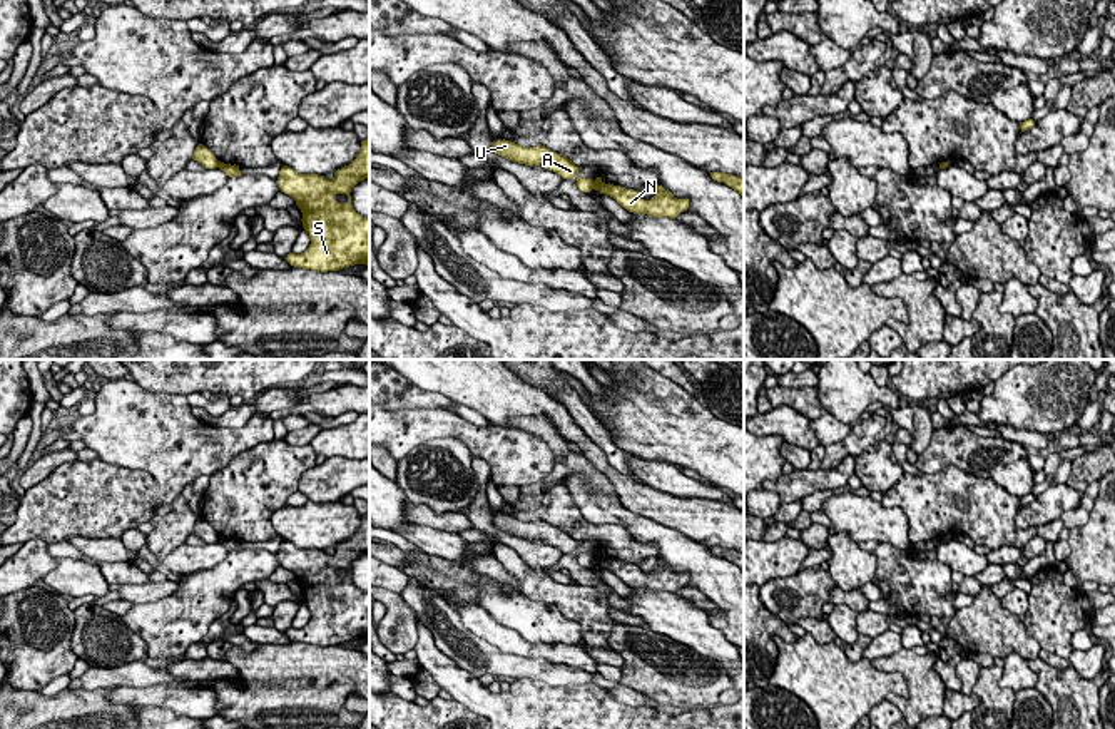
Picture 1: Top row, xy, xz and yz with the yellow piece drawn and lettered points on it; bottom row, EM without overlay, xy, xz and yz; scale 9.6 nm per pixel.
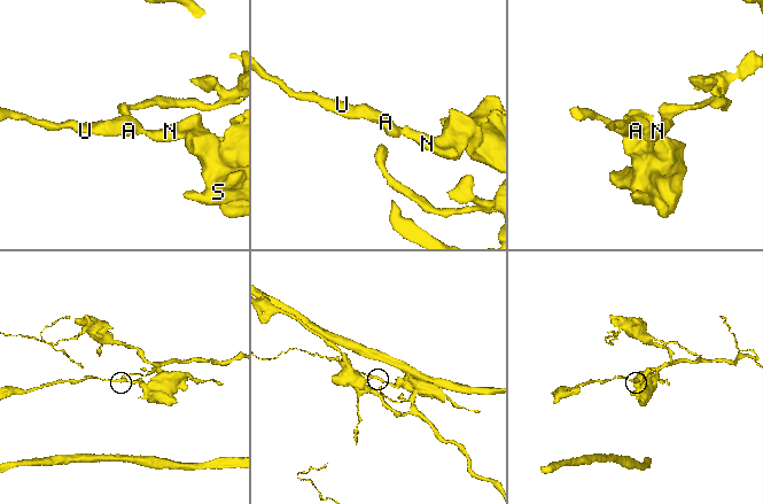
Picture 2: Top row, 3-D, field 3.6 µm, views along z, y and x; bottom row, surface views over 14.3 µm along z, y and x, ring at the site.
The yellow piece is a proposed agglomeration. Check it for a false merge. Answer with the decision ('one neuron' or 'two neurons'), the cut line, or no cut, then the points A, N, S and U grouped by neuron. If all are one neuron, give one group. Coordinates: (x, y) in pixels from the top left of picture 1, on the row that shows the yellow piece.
two neurons; cut xz (592, 181), (594, 188); groups A U / N S

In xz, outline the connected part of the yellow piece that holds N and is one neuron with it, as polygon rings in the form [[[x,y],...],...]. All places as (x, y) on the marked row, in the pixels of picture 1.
[[[602,177],[593,181],[593,189],[614,197],[624,209],[634,214],[675,219],[680,212],[689,209],[689,199],[677,199],[659,184],[657,194],[650,201],[644,201],[639,191],[614,186],[610,182],[605,184]]]

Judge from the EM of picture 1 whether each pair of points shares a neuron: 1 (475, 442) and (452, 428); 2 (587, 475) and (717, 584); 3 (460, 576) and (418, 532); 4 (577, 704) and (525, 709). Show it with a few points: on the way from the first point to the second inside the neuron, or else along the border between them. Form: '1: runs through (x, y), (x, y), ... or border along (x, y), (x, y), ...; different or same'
1: runs through (470, 437), (457, 428); same
2: runs through (614, 509), (641, 529), (661, 535), (684, 555); same
3: border along (422, 550), (457, 562), (467, 562), (478, 570); different
4: runs through (564, 709), (539, 709); same

